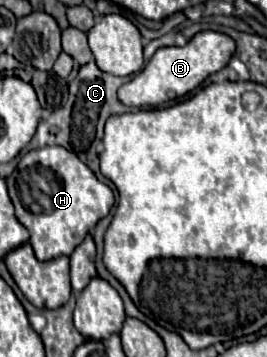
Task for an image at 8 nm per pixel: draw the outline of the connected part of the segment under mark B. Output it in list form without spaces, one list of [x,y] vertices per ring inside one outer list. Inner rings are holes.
[[[201,30],[185,46],[159,48],[153,54],[153,58],[149,60],[149,64],[139,72],[139,76],[135,74],[127,84],[123,84],[119,88],[119,92],[117,92],[119,100],[127,106],[139,106],[139,108],[141,106],[147,106],[147,108],[163,106],[163,104],[167,104],[175,98],[181,98],[181,96],[189,94],[209,74],[225,68],[233,54],[235,54],[235,40],[233,38],[229,38],[221,32]]]

